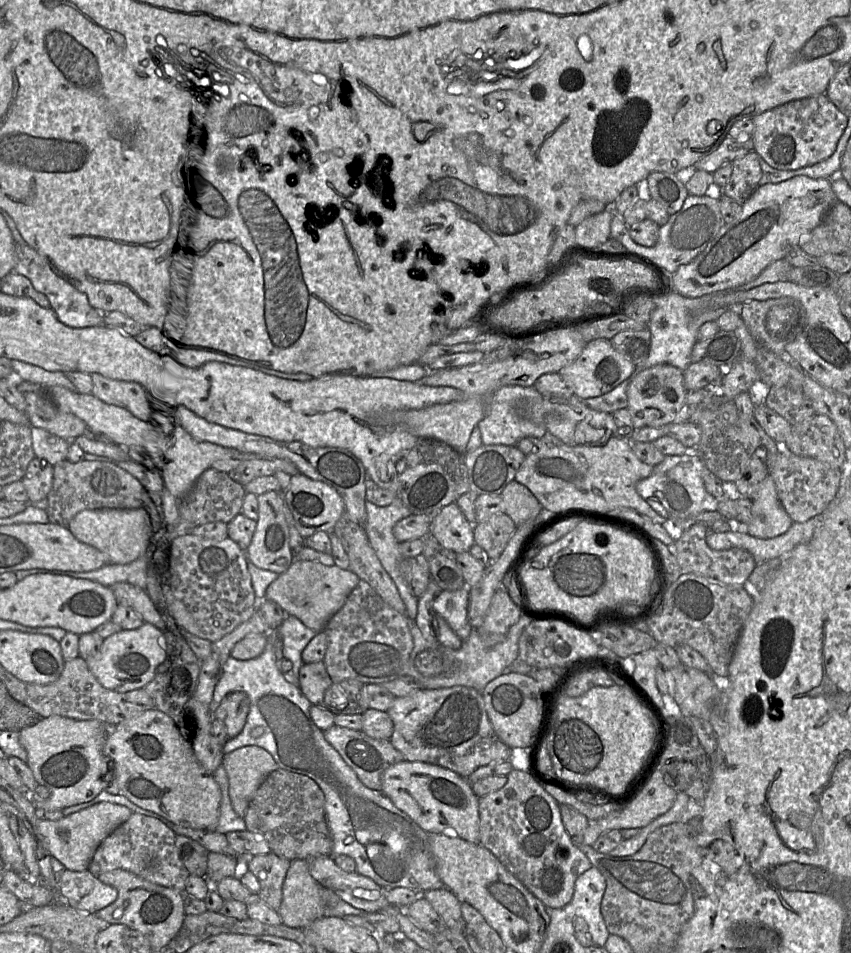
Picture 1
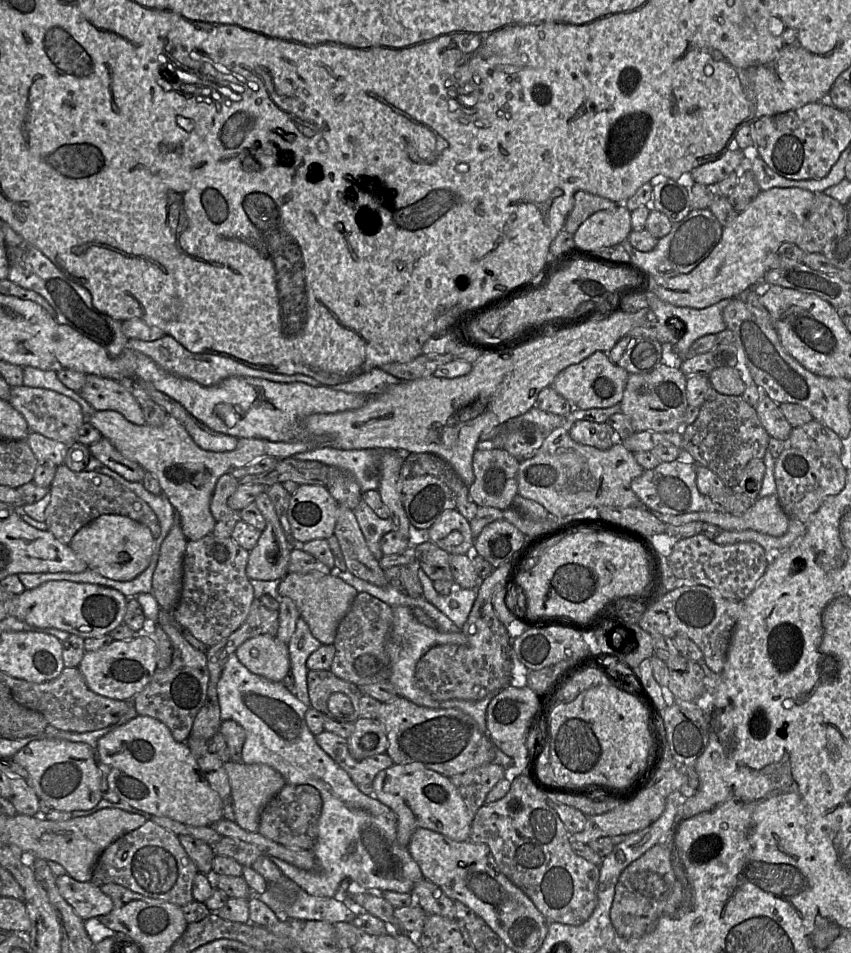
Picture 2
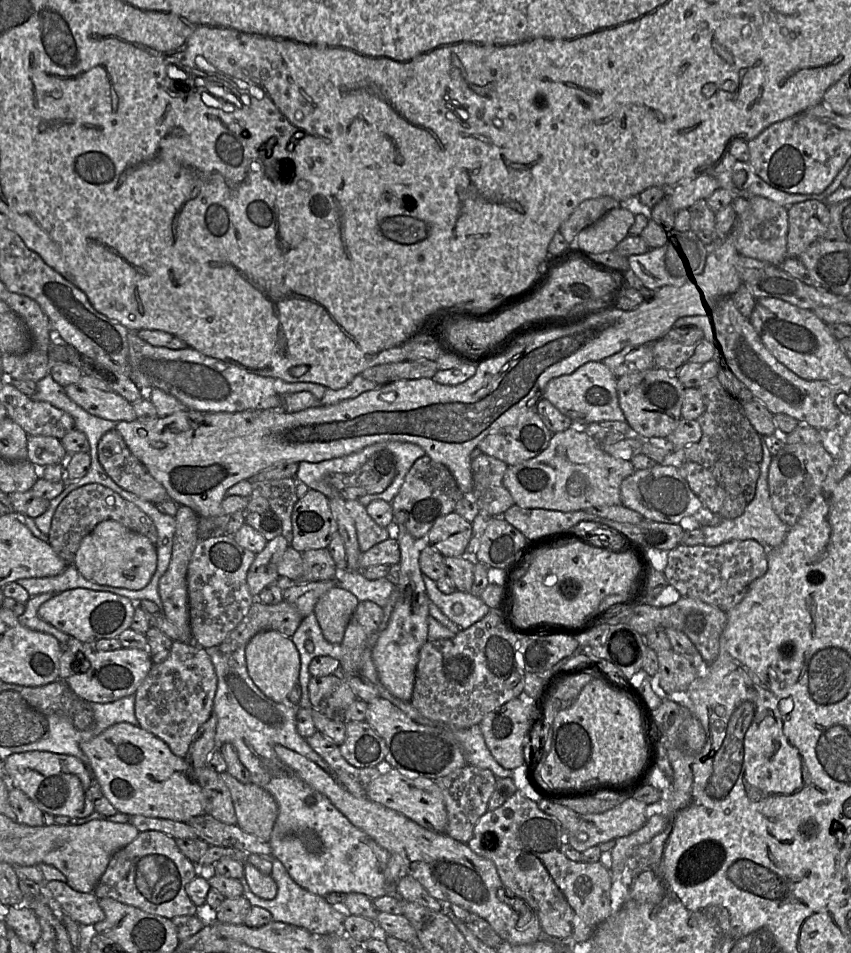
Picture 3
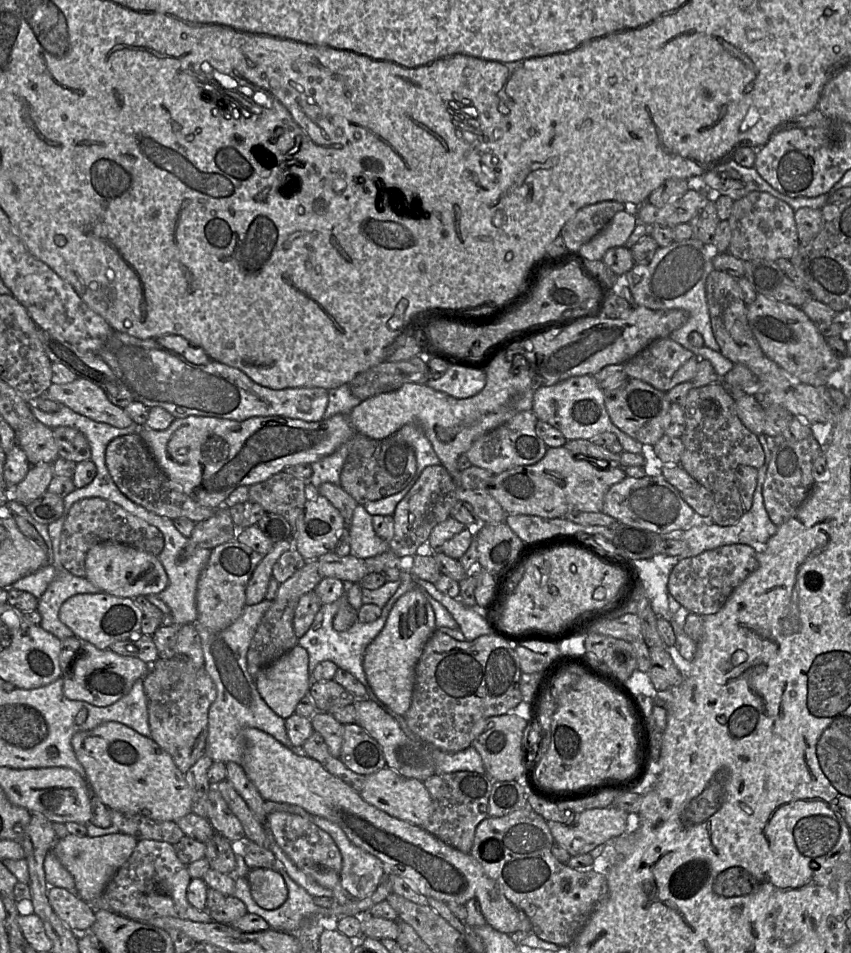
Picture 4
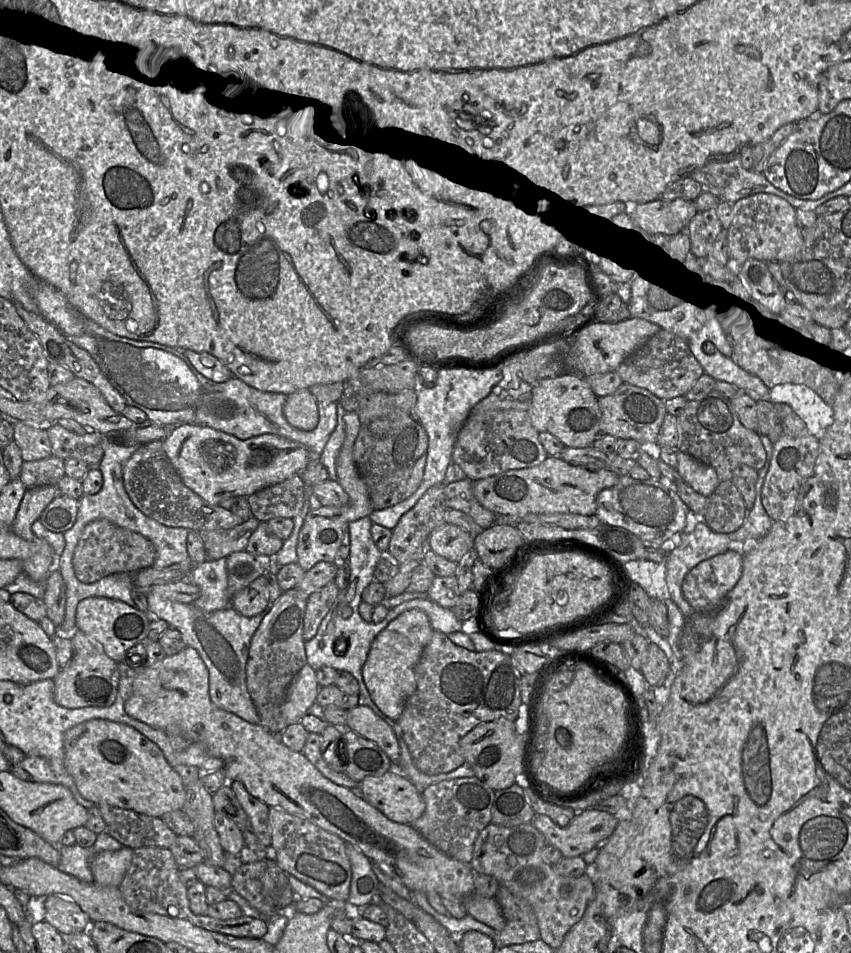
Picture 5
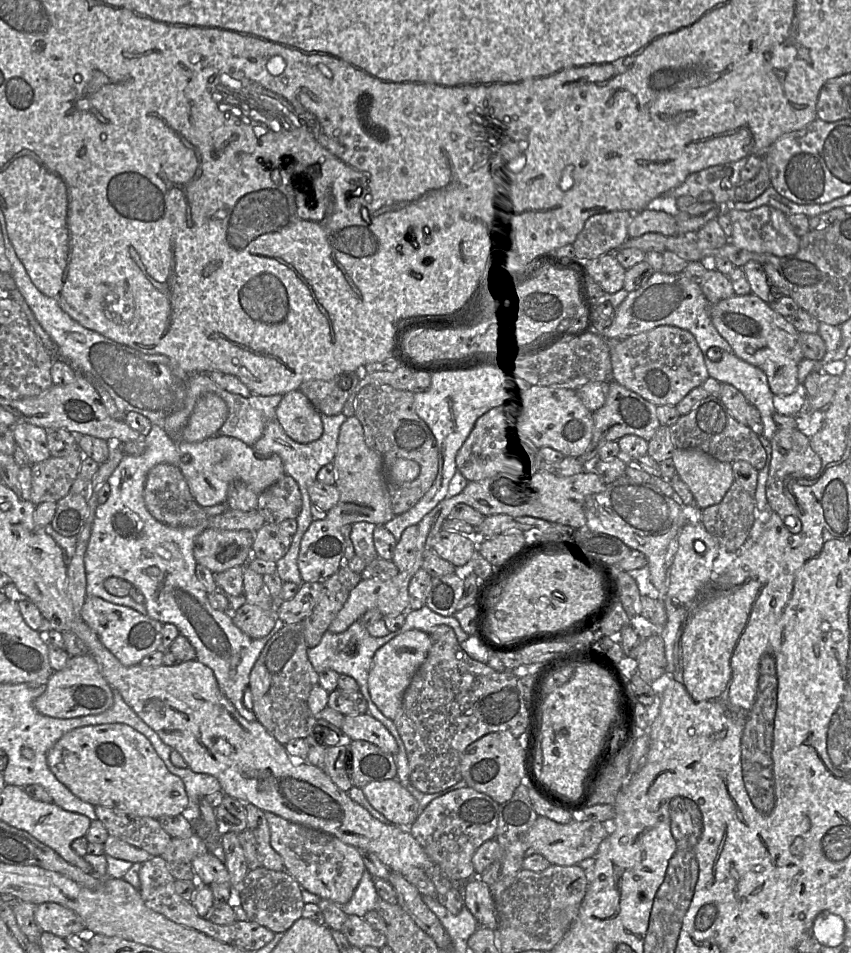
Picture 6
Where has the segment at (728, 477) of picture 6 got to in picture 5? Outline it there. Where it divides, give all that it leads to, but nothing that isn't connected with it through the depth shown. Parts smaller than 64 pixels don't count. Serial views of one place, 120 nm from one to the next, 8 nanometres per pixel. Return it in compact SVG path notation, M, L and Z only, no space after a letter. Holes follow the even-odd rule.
M682 451L677 452L677 460L679 475L693 490L705 497L714 492L720 482L713 467L694 459Z

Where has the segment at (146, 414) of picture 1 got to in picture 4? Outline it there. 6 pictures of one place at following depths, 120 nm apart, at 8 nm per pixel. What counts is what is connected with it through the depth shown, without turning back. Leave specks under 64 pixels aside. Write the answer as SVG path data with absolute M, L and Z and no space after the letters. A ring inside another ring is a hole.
M81 377L71 383L51 384L45 397L96 422L117 428L133 424L124 409L111 403L99 386Z

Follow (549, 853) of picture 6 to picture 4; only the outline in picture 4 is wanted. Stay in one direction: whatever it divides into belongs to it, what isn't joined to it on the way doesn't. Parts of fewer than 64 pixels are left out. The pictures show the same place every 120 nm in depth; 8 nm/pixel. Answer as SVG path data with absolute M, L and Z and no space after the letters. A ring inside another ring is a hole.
M615 807L594 808L576 814L570 825L547 821L554 842L563 847L571 857L587 854L598 845L612 841L628 830L628 813Z

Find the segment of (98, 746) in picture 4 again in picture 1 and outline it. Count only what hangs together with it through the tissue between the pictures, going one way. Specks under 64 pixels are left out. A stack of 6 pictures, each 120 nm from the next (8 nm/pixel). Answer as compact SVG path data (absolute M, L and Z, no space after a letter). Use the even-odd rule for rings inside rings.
M151 709L122 721L108 736L104 755L113 763L120 795L133 804L172 823L216 832L222 792L214 773L200 764L171 717Z

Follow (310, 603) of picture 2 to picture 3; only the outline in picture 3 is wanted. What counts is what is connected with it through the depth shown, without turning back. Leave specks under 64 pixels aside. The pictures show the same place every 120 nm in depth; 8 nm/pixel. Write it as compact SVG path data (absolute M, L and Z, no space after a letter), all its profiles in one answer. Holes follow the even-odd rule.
M338 585L332 587L318 600L314 614L328 642L341 644L358 603L355 595Z

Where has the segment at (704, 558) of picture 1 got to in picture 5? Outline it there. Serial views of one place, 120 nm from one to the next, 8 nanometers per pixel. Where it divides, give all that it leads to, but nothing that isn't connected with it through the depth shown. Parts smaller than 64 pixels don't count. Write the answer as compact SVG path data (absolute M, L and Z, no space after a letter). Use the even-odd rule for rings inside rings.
M728 550L692 568L682 582L682 593L694 610L718 609L742 575L743 555Z

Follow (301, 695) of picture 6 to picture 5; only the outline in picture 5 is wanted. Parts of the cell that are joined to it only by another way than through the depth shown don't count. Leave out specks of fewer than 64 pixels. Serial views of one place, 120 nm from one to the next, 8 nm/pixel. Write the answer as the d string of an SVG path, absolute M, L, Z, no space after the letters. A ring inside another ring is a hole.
M298 587L283 591L264 612L250 642L246 664L247 690L257 710L260 724L273 735L280 735L288 725L282 716L281 707L288 686L307 664L303 630L308 597Z

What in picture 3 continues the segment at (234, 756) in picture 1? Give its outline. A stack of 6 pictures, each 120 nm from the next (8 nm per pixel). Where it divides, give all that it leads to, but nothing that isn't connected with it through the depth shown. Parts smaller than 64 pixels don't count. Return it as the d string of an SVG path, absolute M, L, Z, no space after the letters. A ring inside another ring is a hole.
M228 772L220 774L230 791L237 825L245 832L269 842L278 805L273 796L254 783L244 784Z

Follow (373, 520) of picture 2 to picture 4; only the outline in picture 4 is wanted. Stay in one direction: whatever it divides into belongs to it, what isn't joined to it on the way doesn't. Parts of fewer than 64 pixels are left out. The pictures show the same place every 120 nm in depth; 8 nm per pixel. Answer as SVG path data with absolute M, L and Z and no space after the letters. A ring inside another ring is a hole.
M358 504L347 527L350 537L350 554L360 559L374 557L388 550L388 541L378 537L373 529L372 516L364 505Z

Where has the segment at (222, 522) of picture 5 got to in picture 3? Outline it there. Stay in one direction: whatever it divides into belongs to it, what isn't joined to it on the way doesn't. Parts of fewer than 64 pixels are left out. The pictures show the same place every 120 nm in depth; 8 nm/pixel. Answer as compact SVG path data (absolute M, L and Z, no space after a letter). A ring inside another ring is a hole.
M115 430L102 436L97 450L99 463L106 474L124 490L153 504L170 498L165 488L130 452L121 435Z

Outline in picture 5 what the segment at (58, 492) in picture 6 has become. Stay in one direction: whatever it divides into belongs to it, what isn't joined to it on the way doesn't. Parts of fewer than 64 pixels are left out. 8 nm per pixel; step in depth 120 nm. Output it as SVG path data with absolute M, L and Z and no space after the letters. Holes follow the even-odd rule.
M55 456L24 461L19 478L27 489L44 485L57 485L65 476L64 460Z

